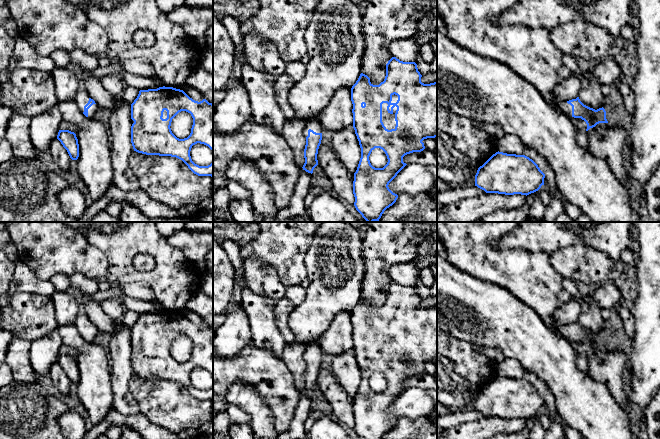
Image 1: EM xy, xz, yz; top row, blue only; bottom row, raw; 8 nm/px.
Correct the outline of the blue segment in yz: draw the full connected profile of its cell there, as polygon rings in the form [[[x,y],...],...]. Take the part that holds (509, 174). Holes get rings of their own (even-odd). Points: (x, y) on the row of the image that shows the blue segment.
[[[496,152],[475,175],[475,186],[486,193],[529,195],[544,185],[545,174],[525,155]]]

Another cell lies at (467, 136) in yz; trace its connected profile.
[[[441,107],[437,110],[437,128],[448,134],[456,149],[463,152],[470,162],[478,168],[482,166],[493,154],[494,139],[480,128],[481,123],[452,113]]]

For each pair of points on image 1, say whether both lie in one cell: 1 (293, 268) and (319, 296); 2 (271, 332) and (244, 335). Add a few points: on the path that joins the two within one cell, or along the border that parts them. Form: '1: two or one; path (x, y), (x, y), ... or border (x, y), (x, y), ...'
1: two; border (306, 254), (305, 268), (307, 278)
2: two; border (245, 311), (251, 331), (251, 342)

